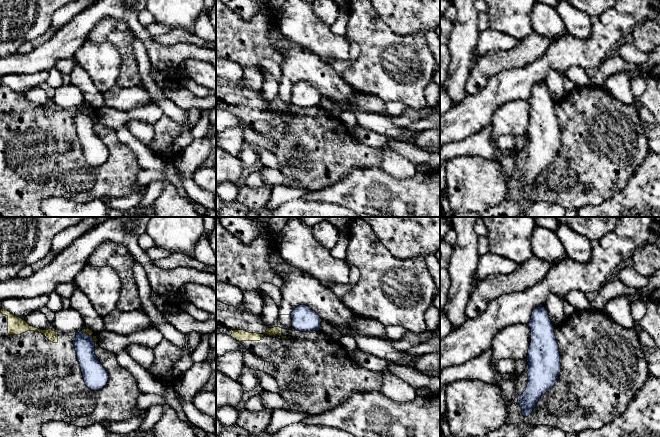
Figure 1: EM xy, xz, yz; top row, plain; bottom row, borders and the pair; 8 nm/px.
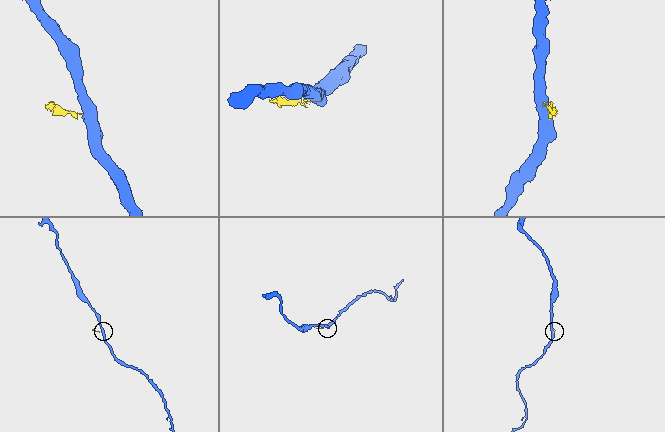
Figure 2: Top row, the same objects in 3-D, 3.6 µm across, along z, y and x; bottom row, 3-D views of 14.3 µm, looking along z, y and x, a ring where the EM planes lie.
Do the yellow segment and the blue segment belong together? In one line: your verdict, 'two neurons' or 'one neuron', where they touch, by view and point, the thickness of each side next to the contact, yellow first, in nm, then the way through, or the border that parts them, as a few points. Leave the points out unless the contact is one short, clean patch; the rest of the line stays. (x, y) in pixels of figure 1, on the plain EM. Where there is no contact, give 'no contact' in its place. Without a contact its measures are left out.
two neurons; contact xy (89, 111); calibres 50 and 170 nm; border xy (80, 107), (90, 111), (95, 118)

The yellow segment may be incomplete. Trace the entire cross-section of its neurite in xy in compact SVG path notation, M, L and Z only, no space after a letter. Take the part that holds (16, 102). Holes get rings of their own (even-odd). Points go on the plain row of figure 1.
M3 84L0 86L0 217L46 217L41 206L48 197L87 203L96 199L125 197L145 188L136 183L141 170L136 155L118 140L116 130L99 122L96 108L90 105L81 108L93 113L95 131L109 151L107 160L99 167L92 167L85 161L73 121L76 108L41 106Z

